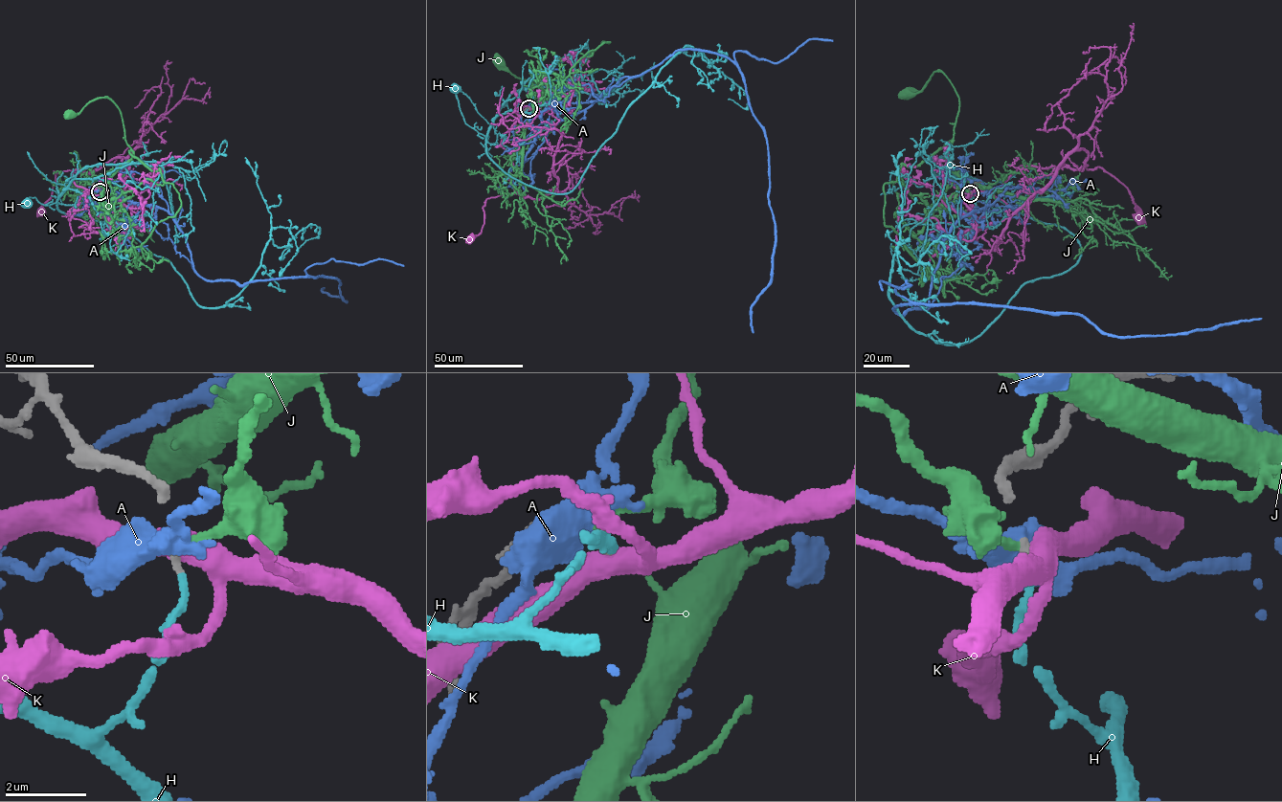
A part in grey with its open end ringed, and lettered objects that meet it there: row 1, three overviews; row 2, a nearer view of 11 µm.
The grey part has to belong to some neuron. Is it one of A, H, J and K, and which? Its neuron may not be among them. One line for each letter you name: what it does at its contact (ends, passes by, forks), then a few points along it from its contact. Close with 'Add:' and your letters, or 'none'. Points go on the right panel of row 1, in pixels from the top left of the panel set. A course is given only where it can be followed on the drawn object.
H: it ends
Add: H

